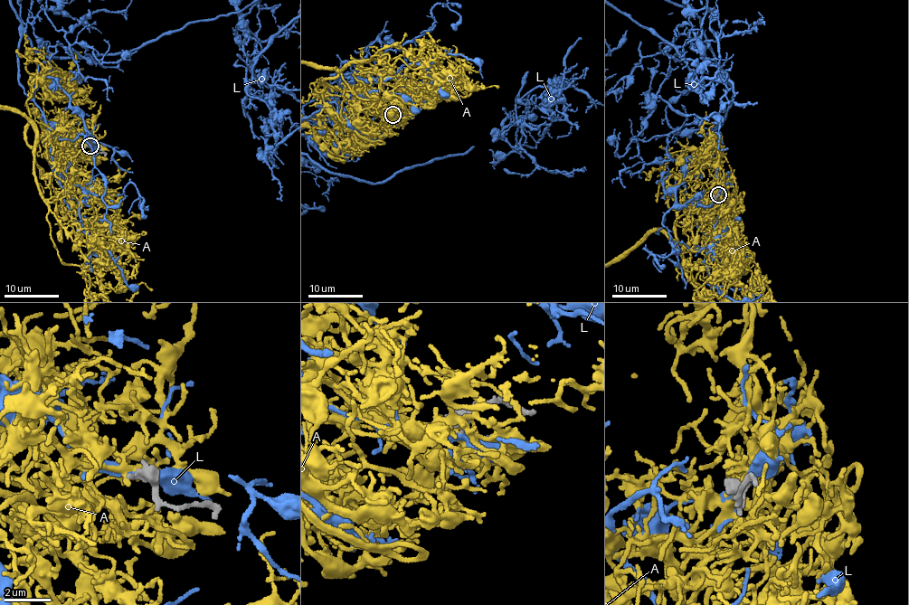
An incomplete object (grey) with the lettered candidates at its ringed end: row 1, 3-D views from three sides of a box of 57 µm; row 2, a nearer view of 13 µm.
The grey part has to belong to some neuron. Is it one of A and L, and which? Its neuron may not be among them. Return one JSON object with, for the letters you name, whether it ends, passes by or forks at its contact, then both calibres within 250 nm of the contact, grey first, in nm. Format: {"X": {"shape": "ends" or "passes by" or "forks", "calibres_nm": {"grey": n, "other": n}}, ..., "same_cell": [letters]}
{"A": {"shape": "forks", "calibres_nm": {"grey": 240, "other": 200}}, "same_cell": ["A"]}

